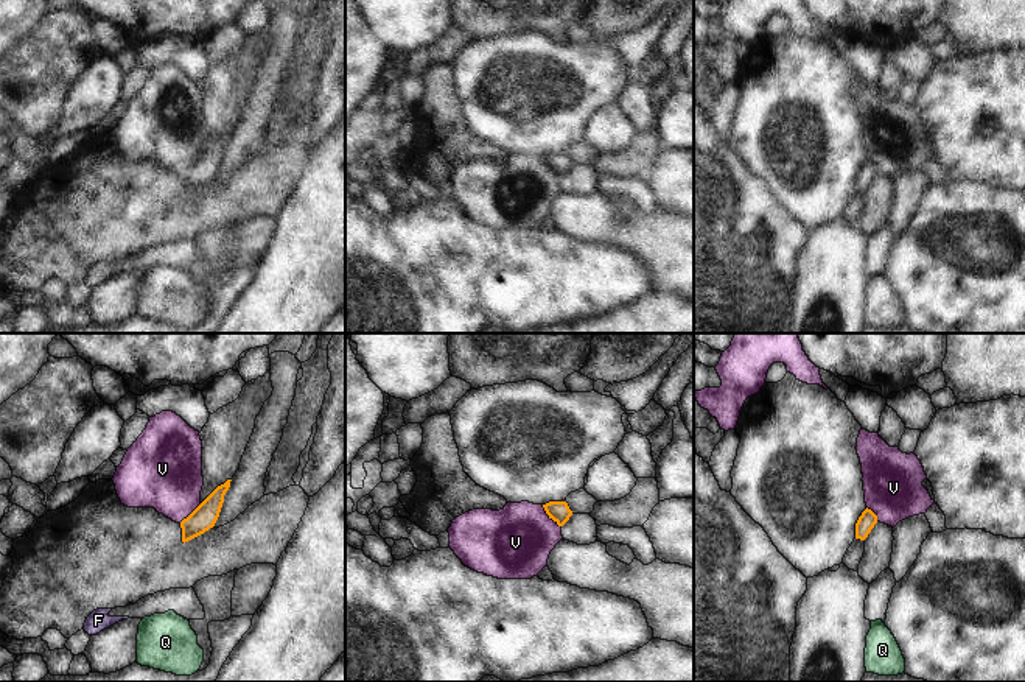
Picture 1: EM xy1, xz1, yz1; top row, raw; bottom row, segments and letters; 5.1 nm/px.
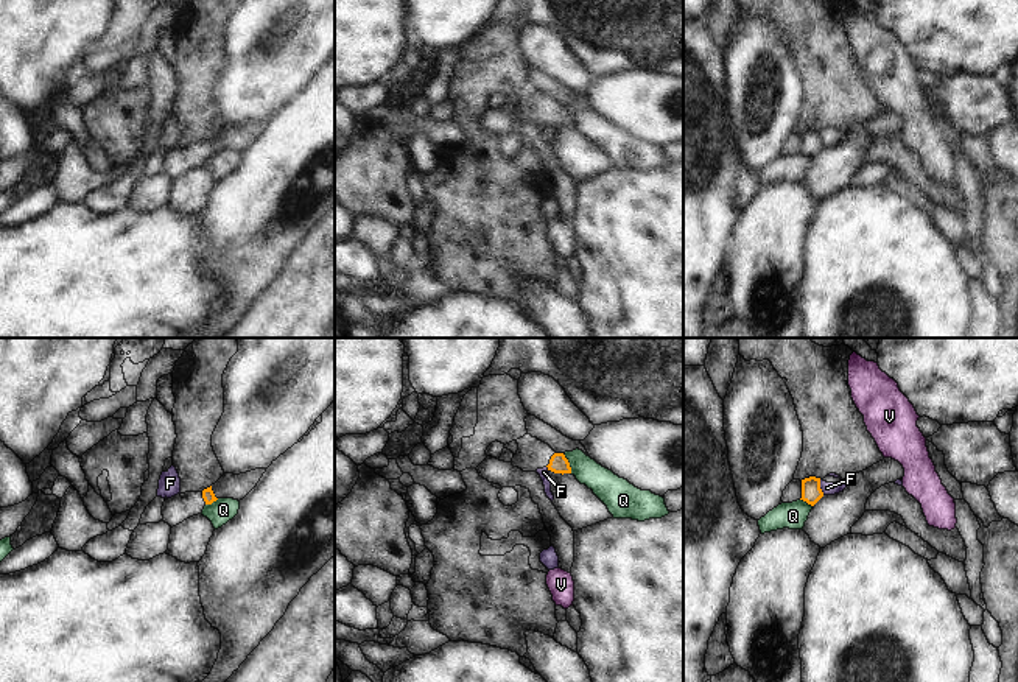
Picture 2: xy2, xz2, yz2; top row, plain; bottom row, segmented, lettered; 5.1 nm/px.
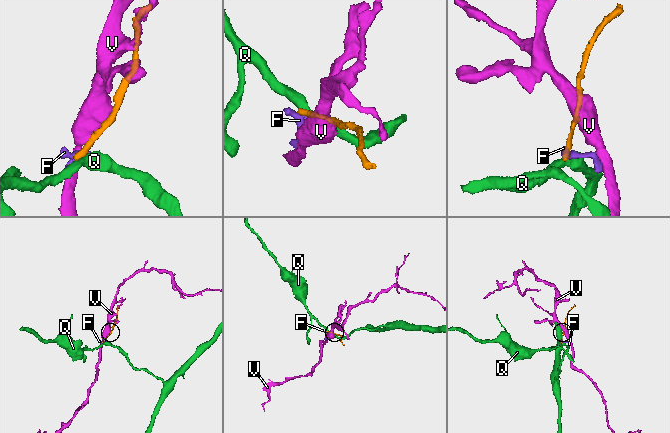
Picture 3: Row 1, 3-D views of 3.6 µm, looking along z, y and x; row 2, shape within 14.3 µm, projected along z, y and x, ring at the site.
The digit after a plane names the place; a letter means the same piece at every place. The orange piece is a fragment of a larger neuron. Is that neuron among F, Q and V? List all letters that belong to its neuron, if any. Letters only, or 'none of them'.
none of them

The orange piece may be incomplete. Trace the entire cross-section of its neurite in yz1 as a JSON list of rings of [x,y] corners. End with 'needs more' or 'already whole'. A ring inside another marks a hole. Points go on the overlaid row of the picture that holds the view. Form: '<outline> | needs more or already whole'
[[[866,508],[855,523],[855,539],[865,540],[876,523],[877,515]]] | already whole

